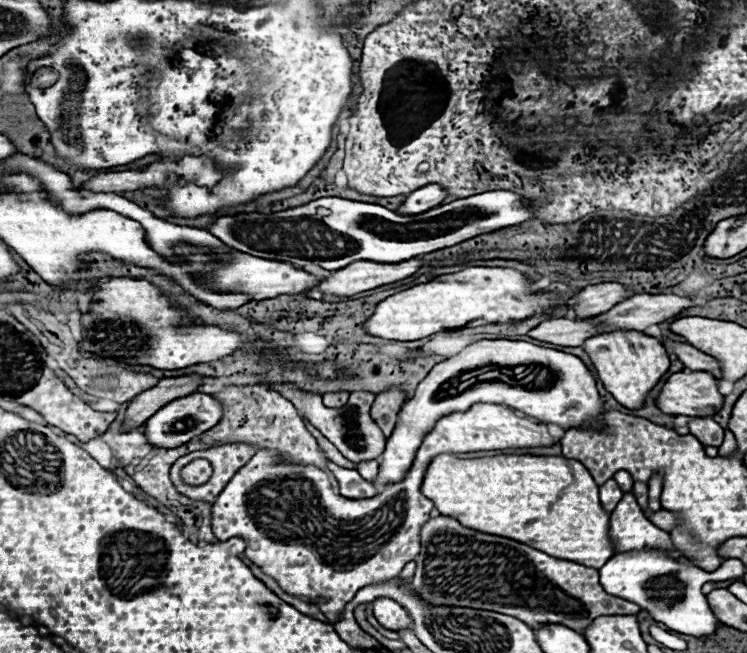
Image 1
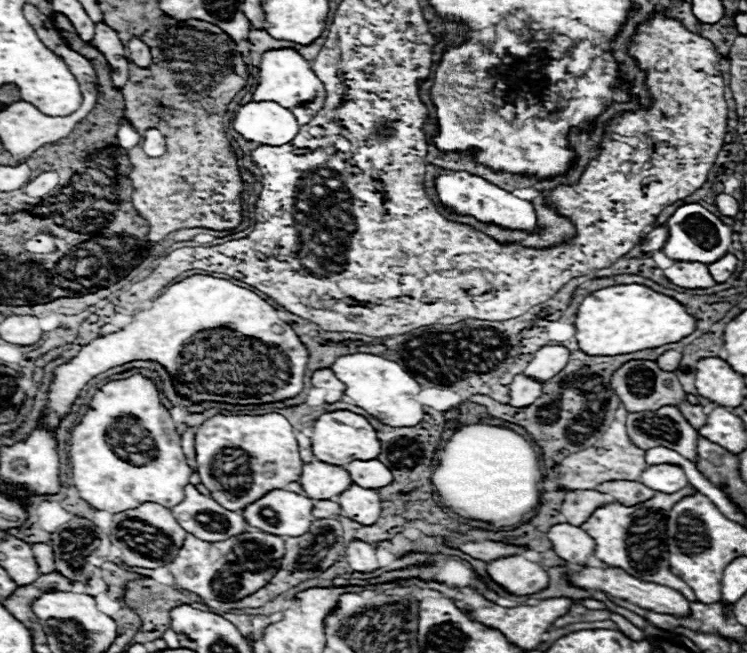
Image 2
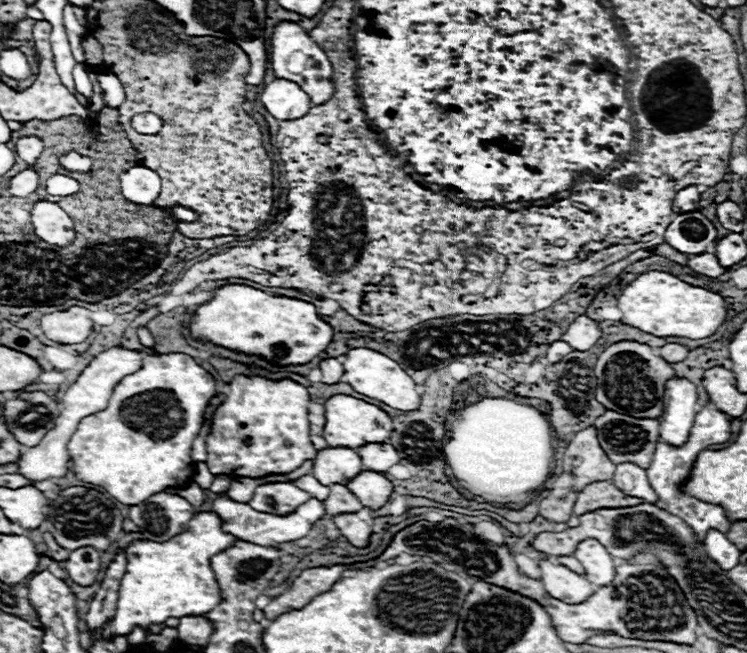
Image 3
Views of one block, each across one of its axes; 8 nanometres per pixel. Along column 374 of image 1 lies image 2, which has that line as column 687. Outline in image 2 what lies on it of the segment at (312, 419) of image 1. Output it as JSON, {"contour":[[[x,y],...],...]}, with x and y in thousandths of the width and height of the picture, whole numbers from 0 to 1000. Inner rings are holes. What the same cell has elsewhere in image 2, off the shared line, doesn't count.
{"contour":[[[886,622],[859,634],[843,631],[838,640],[838,662],[846,680],[857,683],[859,689],[894,683],[921,704],[932,701],[934,662],[902,622]]]}

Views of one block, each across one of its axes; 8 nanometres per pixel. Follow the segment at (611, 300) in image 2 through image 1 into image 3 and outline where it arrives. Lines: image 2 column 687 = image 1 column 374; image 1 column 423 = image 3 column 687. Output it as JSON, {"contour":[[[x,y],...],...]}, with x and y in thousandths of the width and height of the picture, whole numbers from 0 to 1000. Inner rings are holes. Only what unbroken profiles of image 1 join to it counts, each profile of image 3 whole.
{"contour":[[[862,417],[851,429],[846,429],[827,456],[827,475],[835,481],[833,496],[849,499],[865,511],[892,518],[948,518],[953,515],[972,487],[972,462],[964,450],[950,444],[924,438],[894,417]]]}

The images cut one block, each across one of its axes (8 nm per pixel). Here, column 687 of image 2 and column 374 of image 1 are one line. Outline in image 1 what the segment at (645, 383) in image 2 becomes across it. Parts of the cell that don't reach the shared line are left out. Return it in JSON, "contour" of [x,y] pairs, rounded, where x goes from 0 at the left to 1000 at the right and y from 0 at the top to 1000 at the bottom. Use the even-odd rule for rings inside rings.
{"contour":[[[525,591],[525,594],[517,594],[514,600],[503,603],[503,616],[498,622],[498,640],[506,646],[506,652],[511,652],[511,662],[517,668],[525,665],[530,637],[535,631],[541,613],[544,613],[544,600],[538,597],[538,591]]]}

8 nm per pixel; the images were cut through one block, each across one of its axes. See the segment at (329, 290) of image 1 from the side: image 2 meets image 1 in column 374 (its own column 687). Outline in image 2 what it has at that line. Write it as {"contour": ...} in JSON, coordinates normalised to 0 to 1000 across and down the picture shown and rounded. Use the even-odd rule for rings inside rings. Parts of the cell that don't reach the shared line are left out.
{"contour":[[[902,401],[889,413],[889,423],[913,441],[950,441],[959,435],[940,401]]]}

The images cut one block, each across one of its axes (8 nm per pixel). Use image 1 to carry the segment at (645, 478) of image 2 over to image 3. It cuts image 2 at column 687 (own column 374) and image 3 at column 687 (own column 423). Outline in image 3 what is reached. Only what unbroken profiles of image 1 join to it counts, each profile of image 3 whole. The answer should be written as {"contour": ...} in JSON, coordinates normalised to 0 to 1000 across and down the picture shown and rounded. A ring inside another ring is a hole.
{"contour":[[[900,579],[889,600],[889,634],[884,637],[884,671],[897,683],[916,683],[932,637],[932,591],[913,579]]]}

